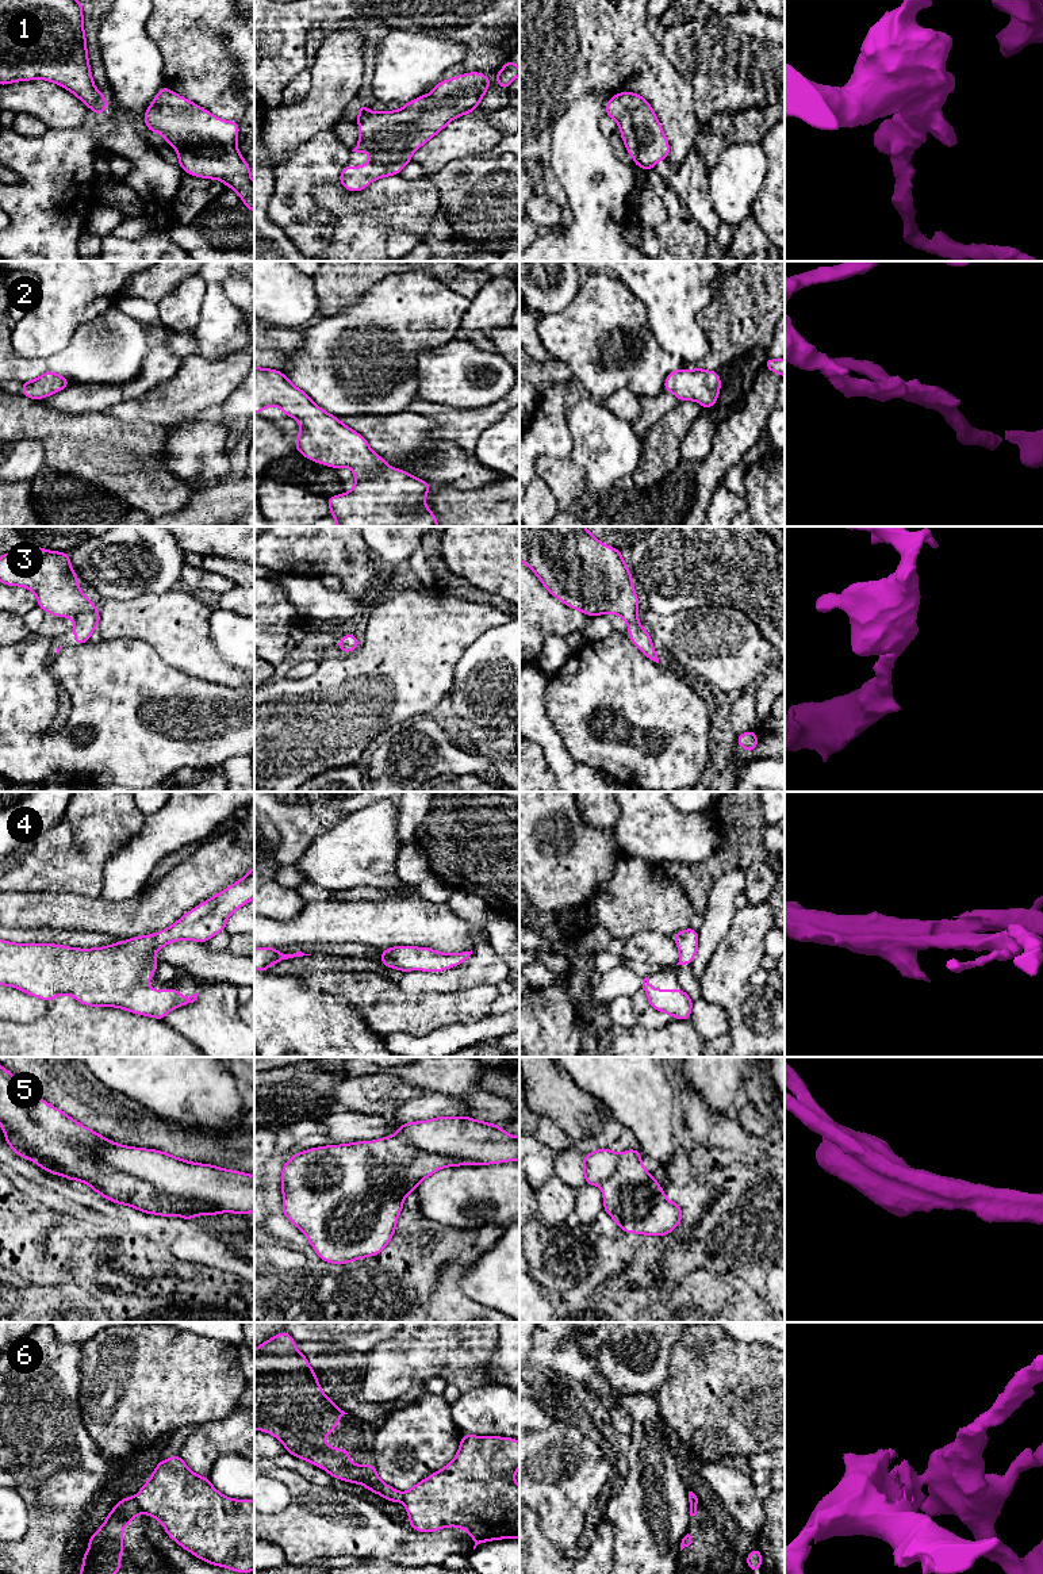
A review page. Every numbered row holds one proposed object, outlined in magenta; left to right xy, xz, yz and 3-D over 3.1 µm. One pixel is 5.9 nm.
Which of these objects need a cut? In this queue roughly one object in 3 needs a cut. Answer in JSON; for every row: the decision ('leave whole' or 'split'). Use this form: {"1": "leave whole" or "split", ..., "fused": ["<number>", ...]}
{"1": "leave whole", "2": "leave whole", "3": "leave whole", "4": "leave whole", "5": "split", "6": "split", "fused": ["5", "6"]}

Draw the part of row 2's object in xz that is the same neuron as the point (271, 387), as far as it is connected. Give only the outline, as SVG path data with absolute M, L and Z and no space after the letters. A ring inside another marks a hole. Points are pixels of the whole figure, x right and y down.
M254 367L254 414L269 405L280 407L287 417L300 422L300 434L294 440L299 453L335 470L349 467L353 471L356 476L353 489L327 498L330 514L337 520L337 526L438 526L436 516L423 503L430 483L390 467L369 448L360 433L317 406L304 391L285 378L284 372Z

